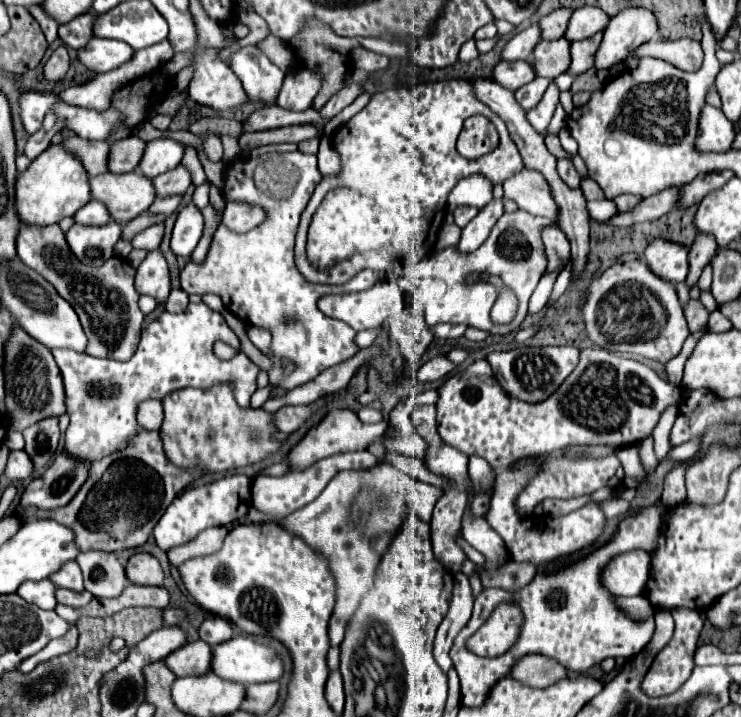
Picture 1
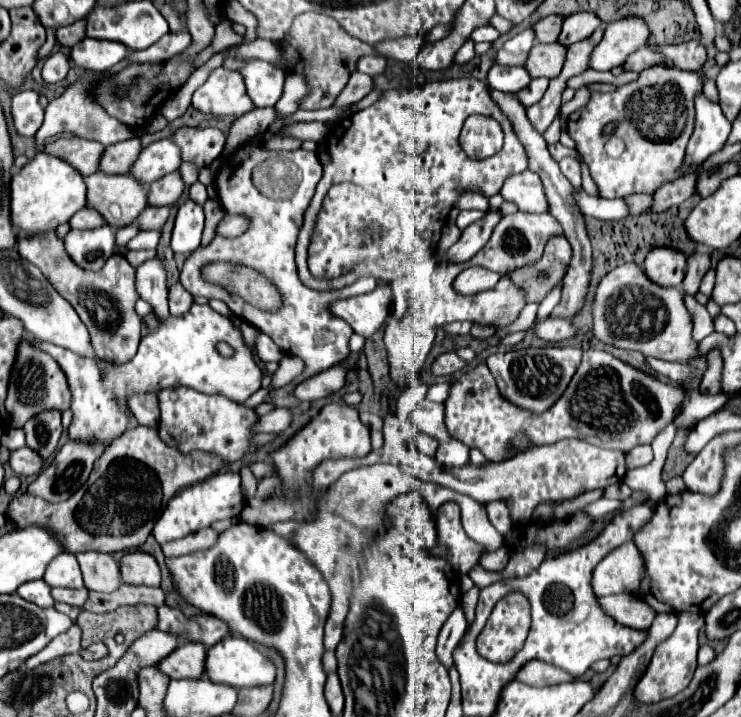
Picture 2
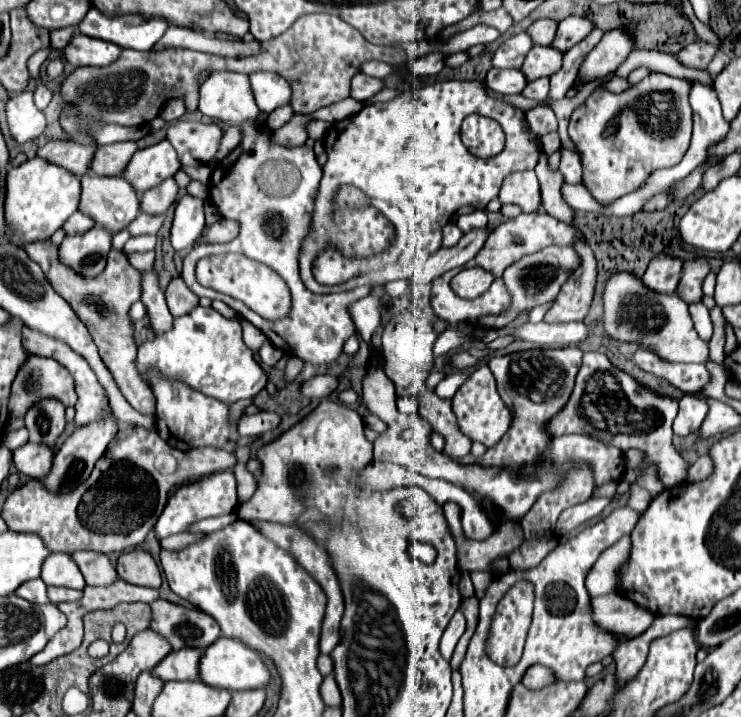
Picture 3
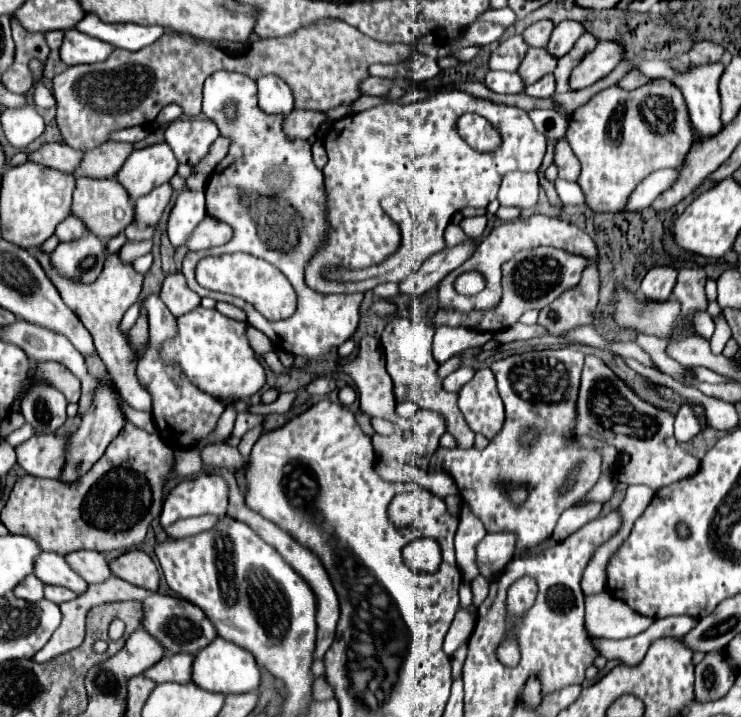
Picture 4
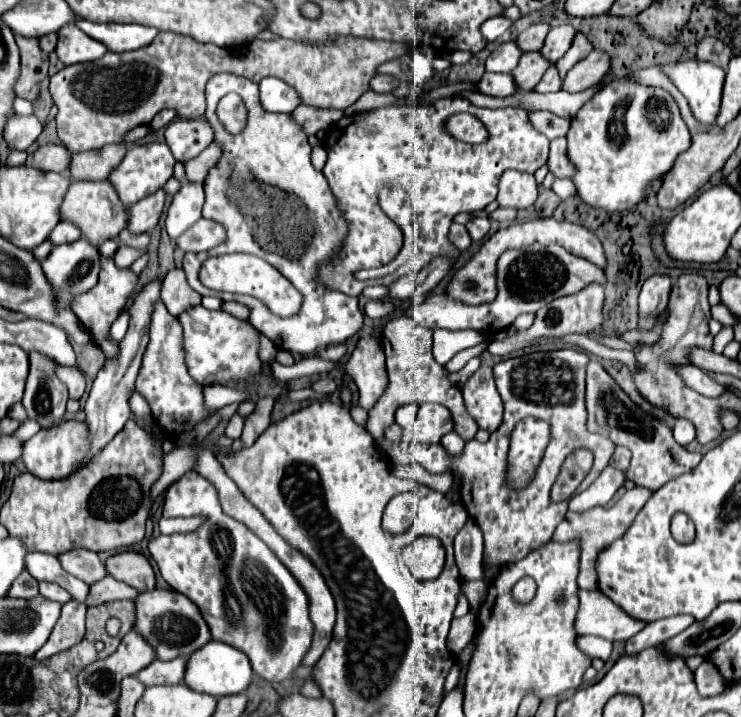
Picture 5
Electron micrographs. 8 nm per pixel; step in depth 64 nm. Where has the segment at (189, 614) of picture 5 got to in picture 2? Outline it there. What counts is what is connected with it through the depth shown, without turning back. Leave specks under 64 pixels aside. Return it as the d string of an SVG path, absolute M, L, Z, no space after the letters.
M166 604L158 606L158 626L156 628L162 632L170 632L188 642L200 642L206 648L230 636L228 628L218 618L208 616L208 614L196 614L192 618L186 618L182 610L170 608Z

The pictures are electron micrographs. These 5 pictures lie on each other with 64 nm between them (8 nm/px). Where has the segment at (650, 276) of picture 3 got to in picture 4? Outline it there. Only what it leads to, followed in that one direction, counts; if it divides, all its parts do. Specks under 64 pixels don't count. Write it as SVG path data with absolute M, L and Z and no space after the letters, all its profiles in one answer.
M670 266L652 268L640 286L640 300L644 302L666 302L676 284L678 272Z

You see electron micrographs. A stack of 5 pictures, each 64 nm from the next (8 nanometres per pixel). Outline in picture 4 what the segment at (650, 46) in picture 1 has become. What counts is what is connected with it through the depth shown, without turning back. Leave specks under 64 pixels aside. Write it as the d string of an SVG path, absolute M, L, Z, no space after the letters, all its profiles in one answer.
M702 40L692 46L692 50L688 52L688 58L692 64L708 64L708 62L720 62L722 54L724 54L724 48L720 44Z

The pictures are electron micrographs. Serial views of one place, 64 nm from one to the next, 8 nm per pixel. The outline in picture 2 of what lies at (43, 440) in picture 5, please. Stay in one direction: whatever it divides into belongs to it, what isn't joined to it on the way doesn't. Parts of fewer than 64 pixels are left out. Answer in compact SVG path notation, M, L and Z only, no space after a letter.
M24 446L10 454L10 468L18 476L36 476L44 468L44 460L32 448Z

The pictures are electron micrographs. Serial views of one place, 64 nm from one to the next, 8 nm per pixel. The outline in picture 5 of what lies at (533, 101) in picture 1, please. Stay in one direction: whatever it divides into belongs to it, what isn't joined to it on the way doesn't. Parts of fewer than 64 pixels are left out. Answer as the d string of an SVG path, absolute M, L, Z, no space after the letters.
M552 64L552 66L548 68L548 72L542 76L540 84L536 86L536 92L548 94L548 92L558 92L560 88L562 88L562 78L560 78L560 74L558 74L556 64Z

